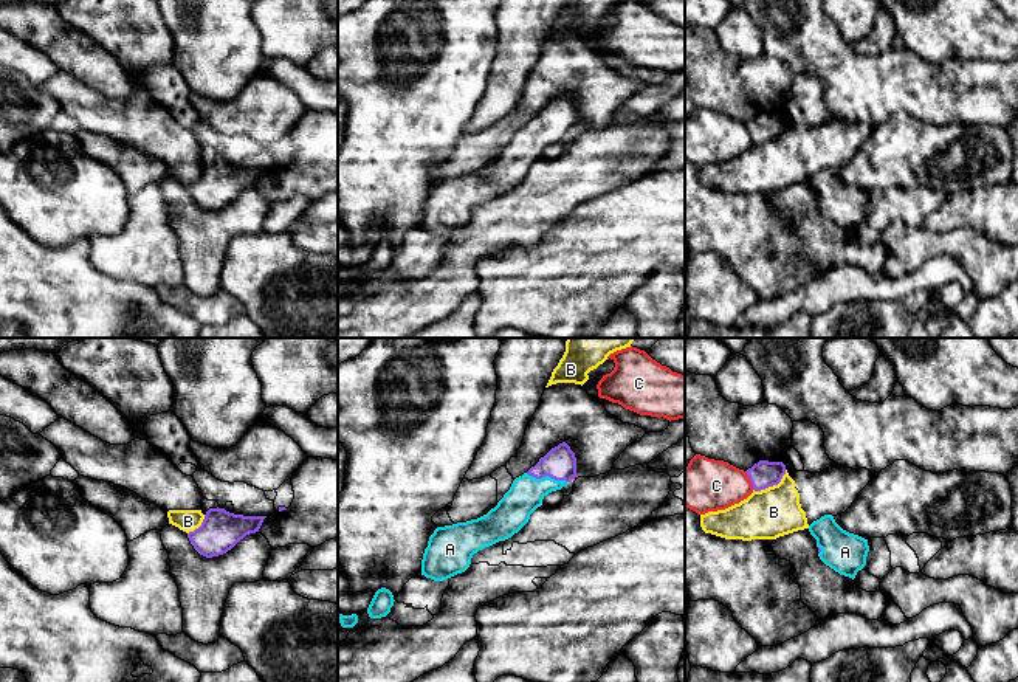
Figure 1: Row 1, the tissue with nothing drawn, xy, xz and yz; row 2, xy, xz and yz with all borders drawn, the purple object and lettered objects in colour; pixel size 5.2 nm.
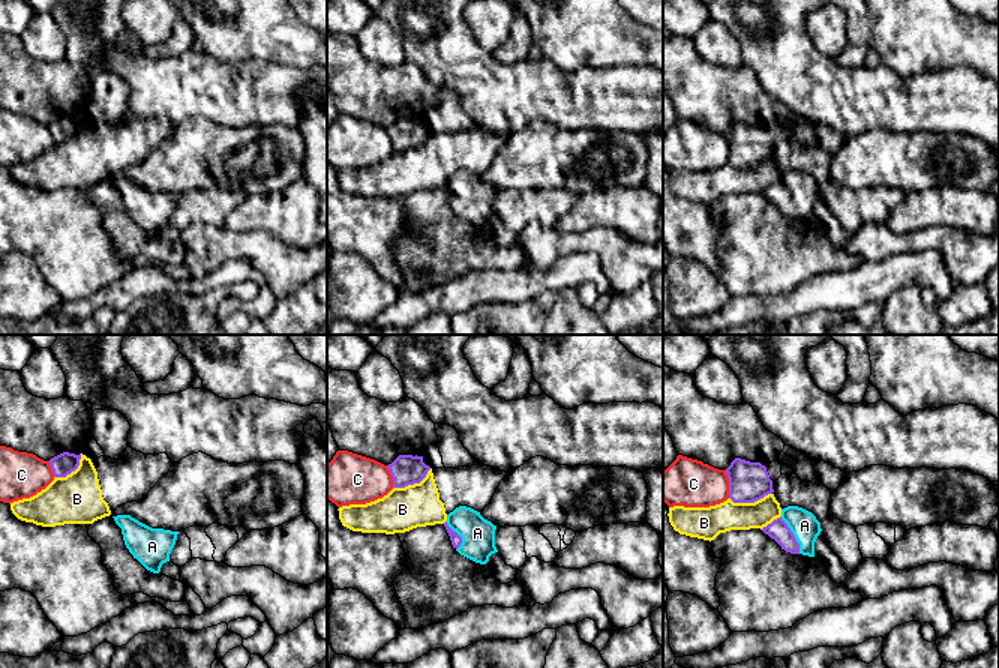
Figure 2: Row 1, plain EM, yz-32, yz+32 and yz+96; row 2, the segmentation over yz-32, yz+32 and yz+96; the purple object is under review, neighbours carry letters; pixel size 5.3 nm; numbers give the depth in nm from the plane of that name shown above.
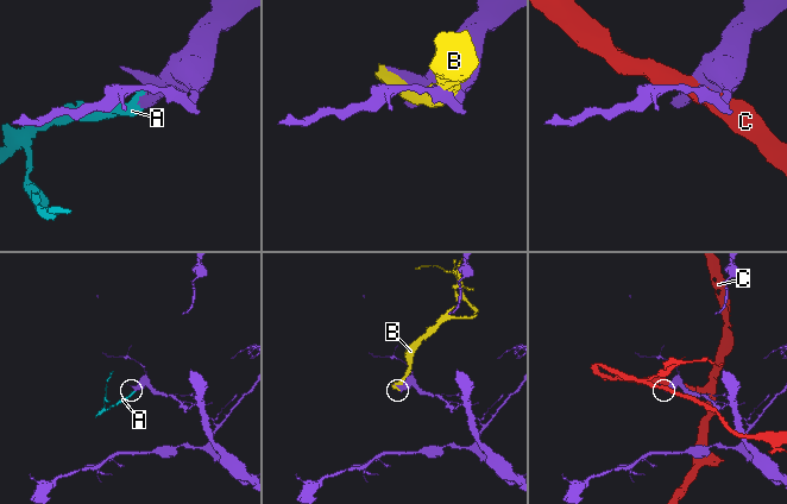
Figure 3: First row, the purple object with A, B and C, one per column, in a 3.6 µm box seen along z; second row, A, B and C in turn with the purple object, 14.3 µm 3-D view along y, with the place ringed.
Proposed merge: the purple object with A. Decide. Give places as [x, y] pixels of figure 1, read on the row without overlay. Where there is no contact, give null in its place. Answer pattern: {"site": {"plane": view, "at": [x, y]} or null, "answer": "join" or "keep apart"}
{"site": {"plane": "xz", "at": [546, 127]}, "answer": "join"}

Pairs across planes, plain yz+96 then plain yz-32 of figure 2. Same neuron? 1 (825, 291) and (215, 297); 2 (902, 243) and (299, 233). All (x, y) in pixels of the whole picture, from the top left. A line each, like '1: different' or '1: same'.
1: different
2: different

